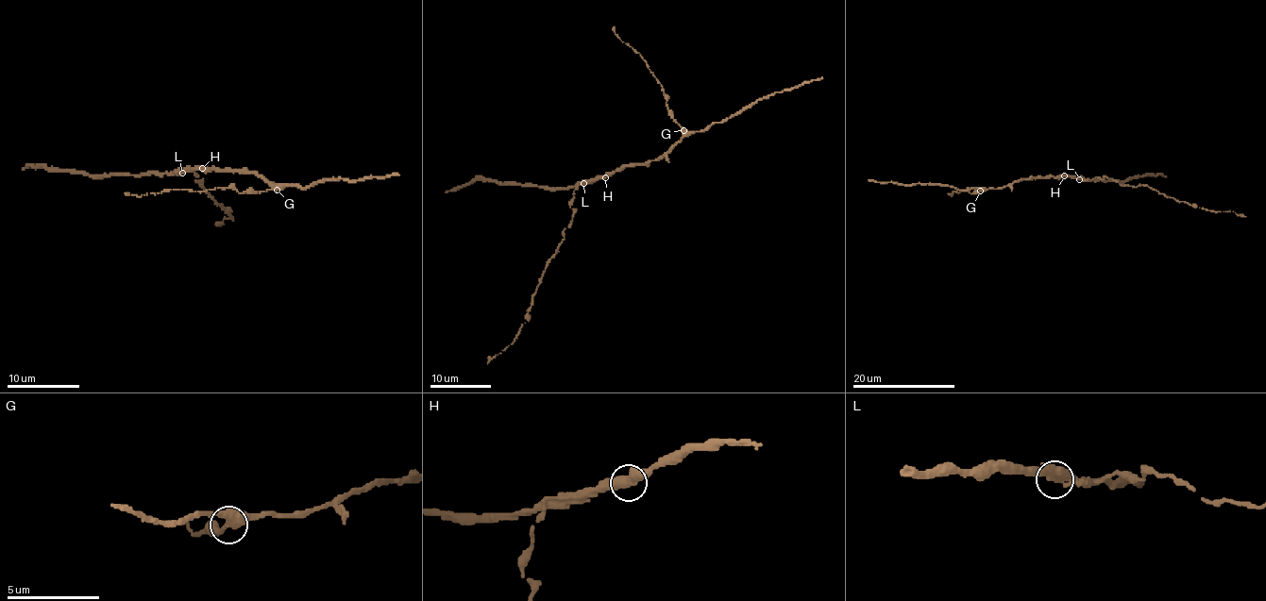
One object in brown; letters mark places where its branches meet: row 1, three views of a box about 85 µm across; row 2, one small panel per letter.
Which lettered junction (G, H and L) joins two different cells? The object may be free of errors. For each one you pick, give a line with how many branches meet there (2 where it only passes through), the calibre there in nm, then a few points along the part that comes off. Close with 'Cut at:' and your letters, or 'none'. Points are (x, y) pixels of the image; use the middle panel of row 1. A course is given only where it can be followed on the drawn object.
L: 2 | 500 nm | (582, 183), (572, 198), (570, 225), (542, 275), (527, 320), (514, 340), (487, 363)
Cut at: L

